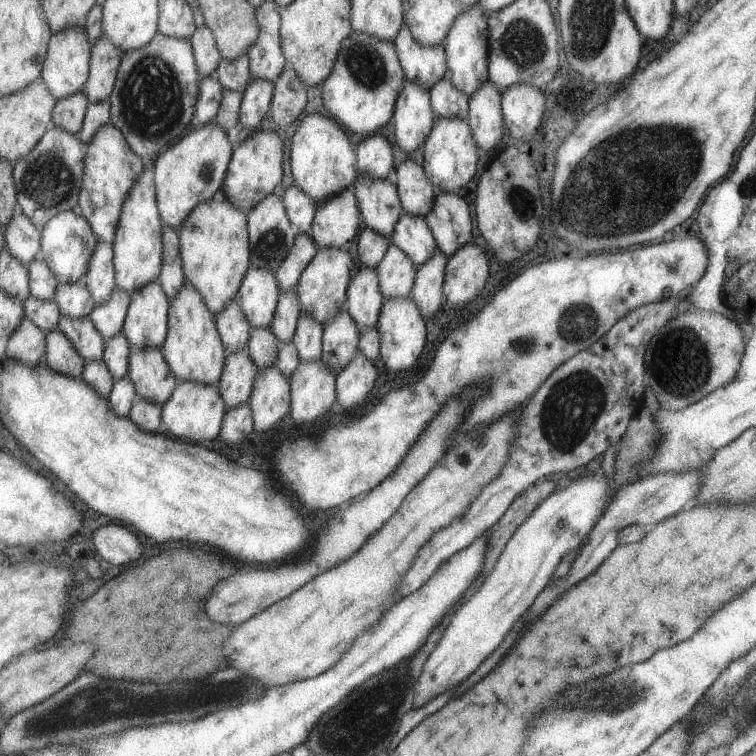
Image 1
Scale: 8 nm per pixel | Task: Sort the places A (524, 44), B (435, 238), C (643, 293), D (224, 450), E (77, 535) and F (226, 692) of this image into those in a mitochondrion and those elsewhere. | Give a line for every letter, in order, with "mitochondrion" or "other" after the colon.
A: mitochondrion
B: other
C: other
D: other
E: other
F: mitochondrion

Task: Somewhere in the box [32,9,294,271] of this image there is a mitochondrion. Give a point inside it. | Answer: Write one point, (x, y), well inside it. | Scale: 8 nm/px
(151, 104)

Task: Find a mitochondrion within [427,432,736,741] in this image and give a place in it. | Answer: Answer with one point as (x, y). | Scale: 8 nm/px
(613, 699)

